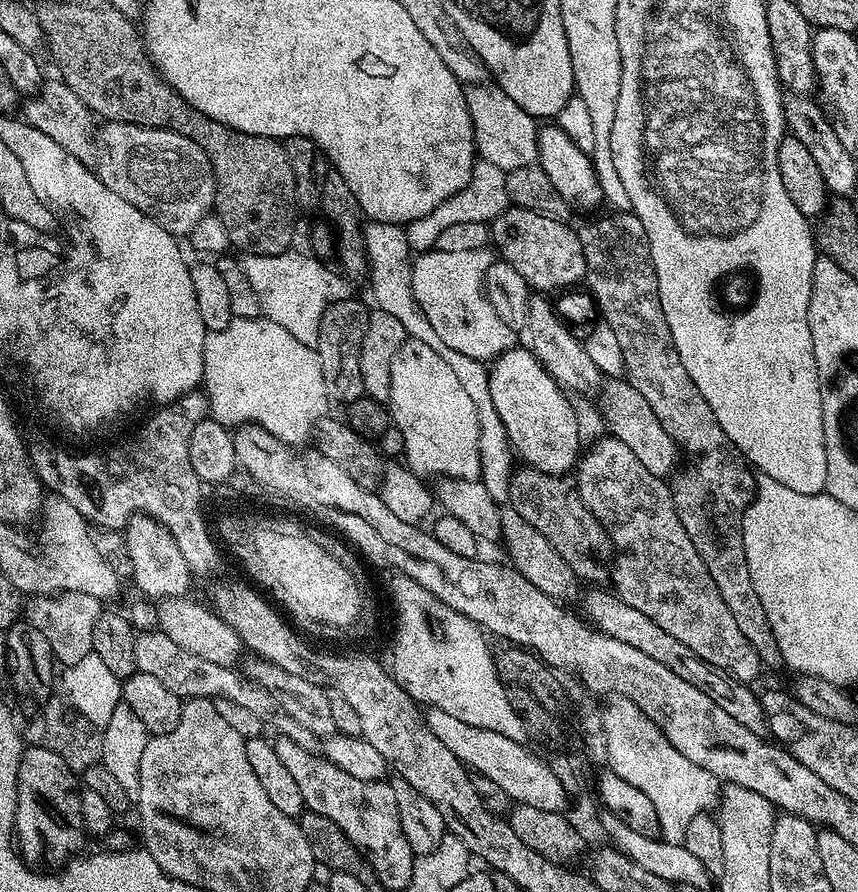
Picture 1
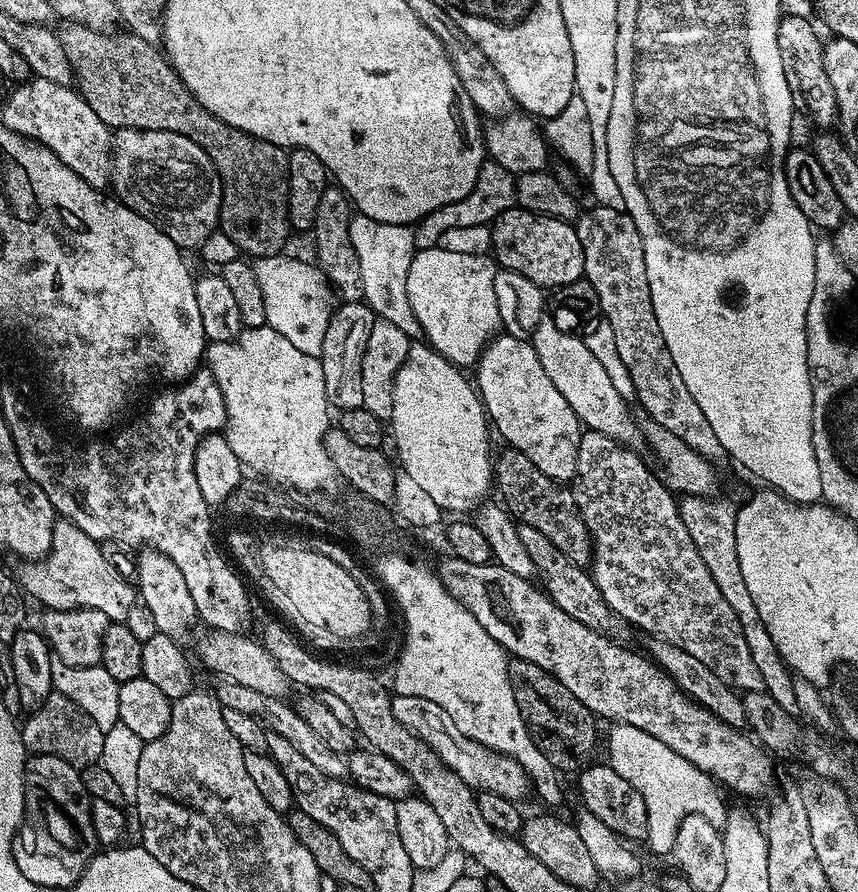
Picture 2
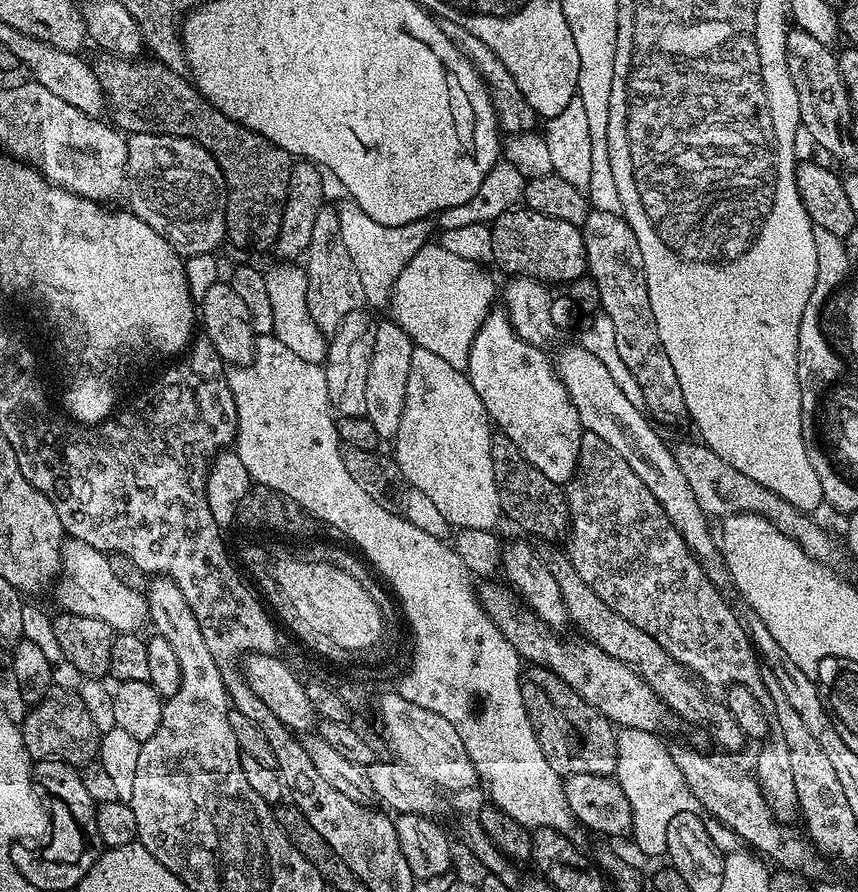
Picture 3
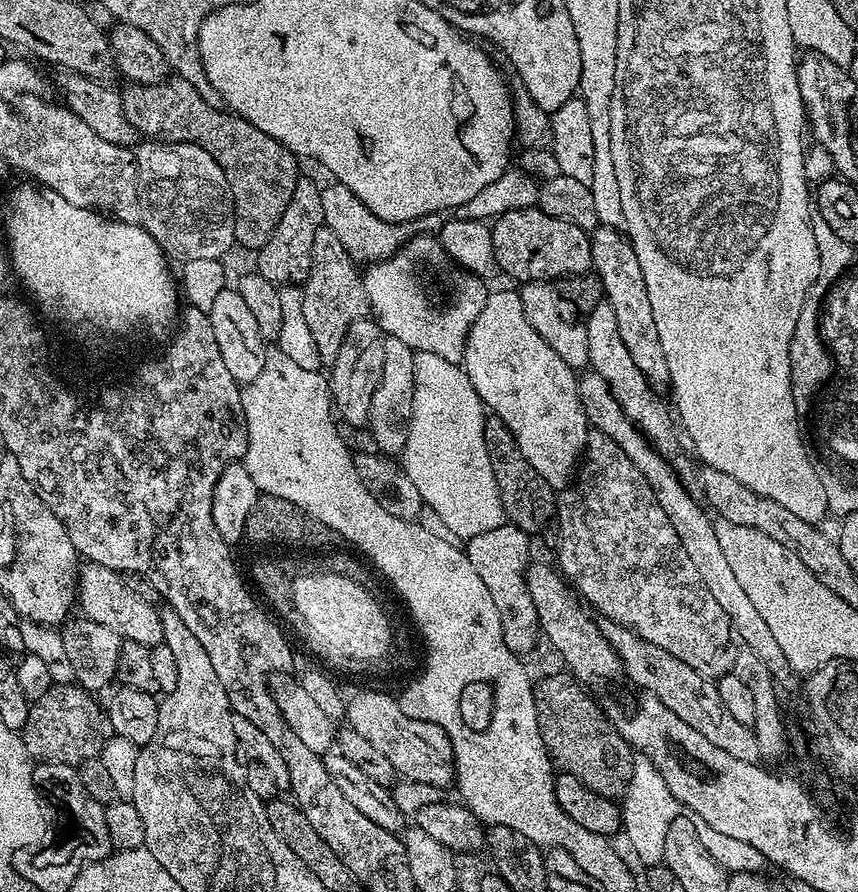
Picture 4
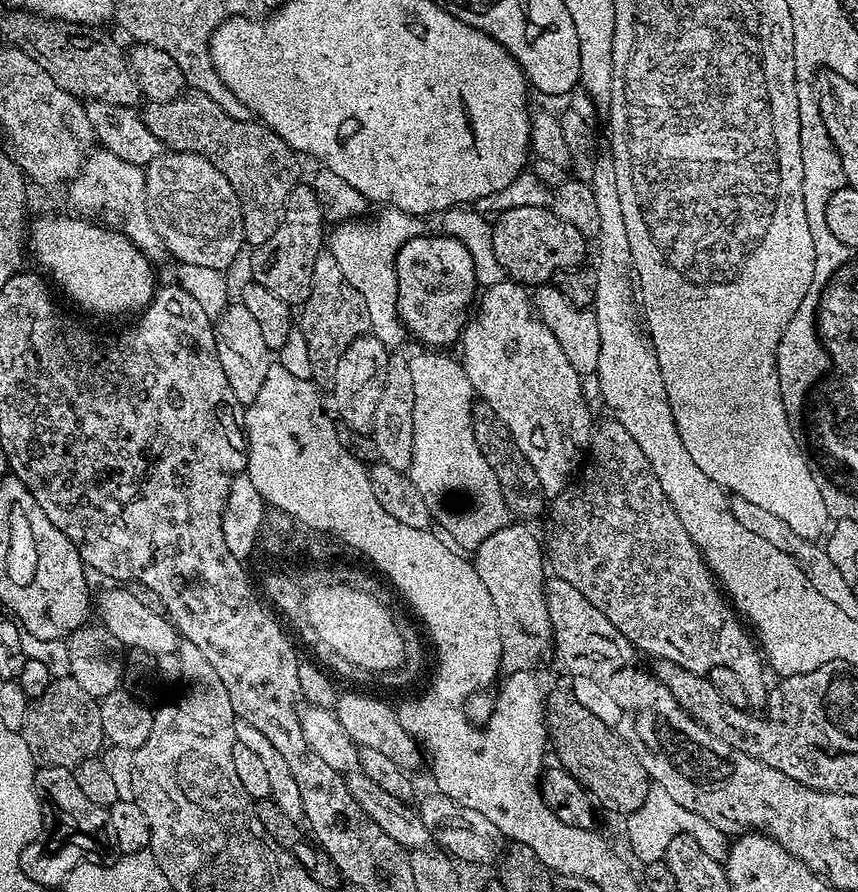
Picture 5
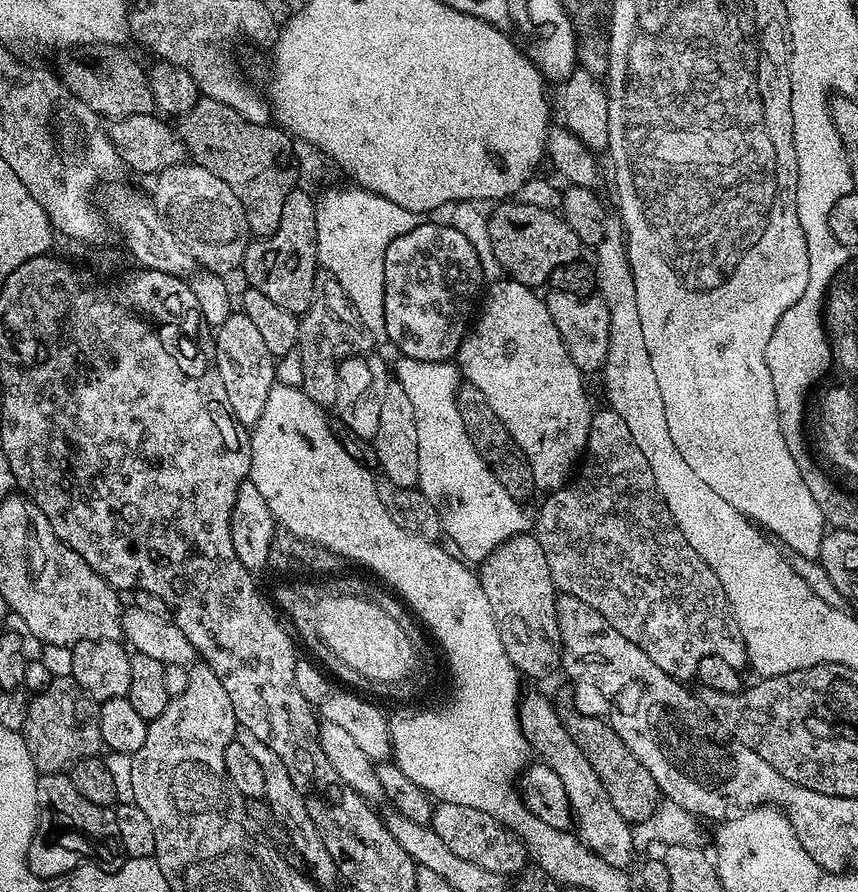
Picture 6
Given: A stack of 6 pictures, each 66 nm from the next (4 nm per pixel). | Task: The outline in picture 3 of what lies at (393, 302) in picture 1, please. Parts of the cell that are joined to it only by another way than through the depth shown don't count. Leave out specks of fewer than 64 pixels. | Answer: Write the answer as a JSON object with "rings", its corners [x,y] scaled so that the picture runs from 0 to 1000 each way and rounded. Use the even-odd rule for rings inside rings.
{"rings":[[[402,224],[393,232],[397,250],[399,271],[407,281],[408,291],[417,303],[425,340],[432,344],[448,346],[456,337],[456,323],[464,307],[476,296],[486,280],[502,270],[507,263],[508,251],[505,246],[488,246],[466,254],[446,253],[437,249],[420,231],[409,224]],[[505,262],[505,265],[502,265]]]}

